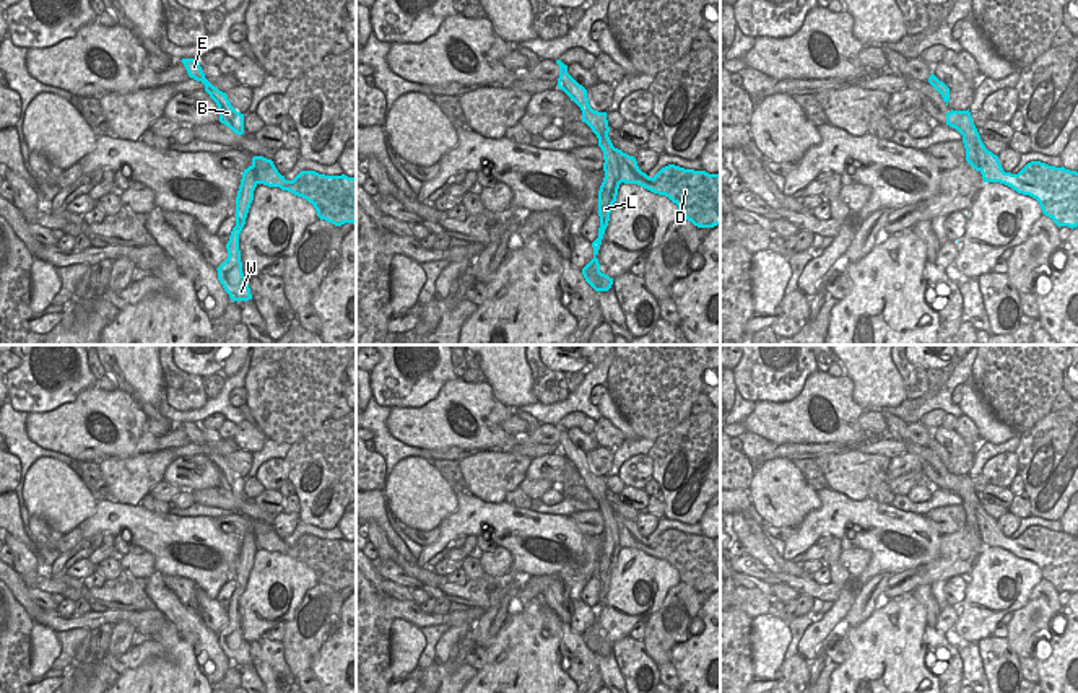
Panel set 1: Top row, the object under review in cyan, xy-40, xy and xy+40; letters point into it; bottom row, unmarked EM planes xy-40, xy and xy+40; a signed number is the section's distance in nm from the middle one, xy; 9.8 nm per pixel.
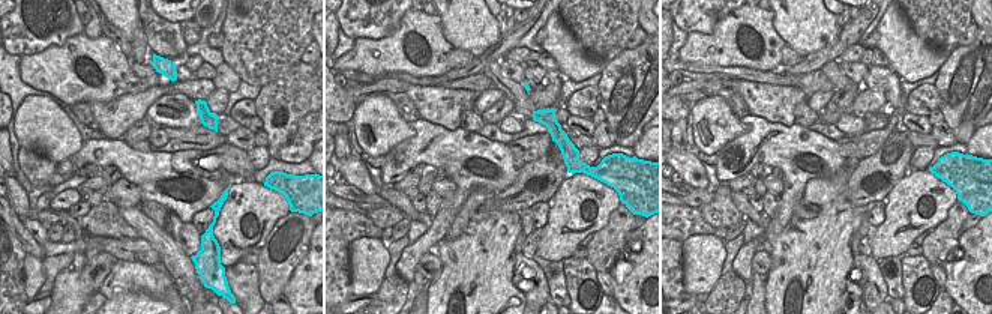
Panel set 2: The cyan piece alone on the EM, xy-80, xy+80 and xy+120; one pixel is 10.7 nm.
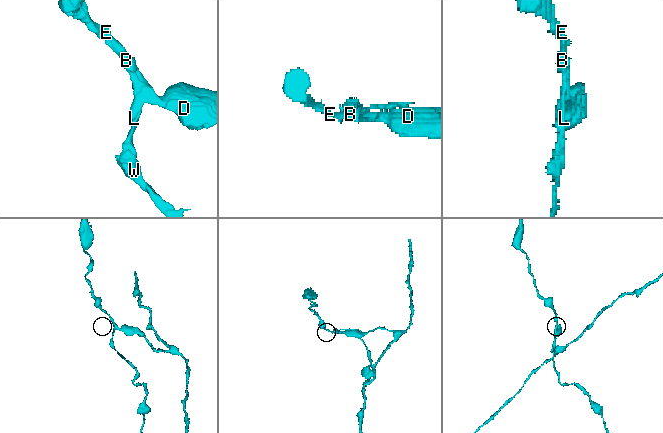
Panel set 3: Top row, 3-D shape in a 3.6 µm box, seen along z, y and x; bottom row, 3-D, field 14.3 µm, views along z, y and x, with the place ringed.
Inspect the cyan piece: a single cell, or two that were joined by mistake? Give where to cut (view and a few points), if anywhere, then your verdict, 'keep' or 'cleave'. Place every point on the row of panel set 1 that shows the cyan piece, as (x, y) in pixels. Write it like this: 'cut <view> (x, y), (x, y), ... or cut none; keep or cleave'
cut xy (613, 148), (621, 181); cleave

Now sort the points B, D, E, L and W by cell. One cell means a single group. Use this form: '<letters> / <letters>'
B E L W / D

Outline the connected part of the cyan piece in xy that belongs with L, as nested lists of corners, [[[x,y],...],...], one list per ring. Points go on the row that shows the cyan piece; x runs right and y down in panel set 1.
[[[556,60],[556,63],[559,65],[558,88],[563,89],[571,101],[580,107],[582,122],[585,122],[597,135],[598,146],[603,151],[605,177],[598,190],[598,238],[592,242],[593,259],[582,268],[582,275],[595,291],[608,291],[613,285],[613,278],[600,272],[600,264],[595,255],[598,254],[605,229],[610,221],[611,207],[616,202],[621,184],[618,159],[615,156],[615,146],[608,137],[610,127],[606,112],[593,111],[589,104],[587,89],[567,73],[567,65],[564,65],[561,60]]]

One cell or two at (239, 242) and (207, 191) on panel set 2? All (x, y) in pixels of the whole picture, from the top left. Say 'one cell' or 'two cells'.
two cells

